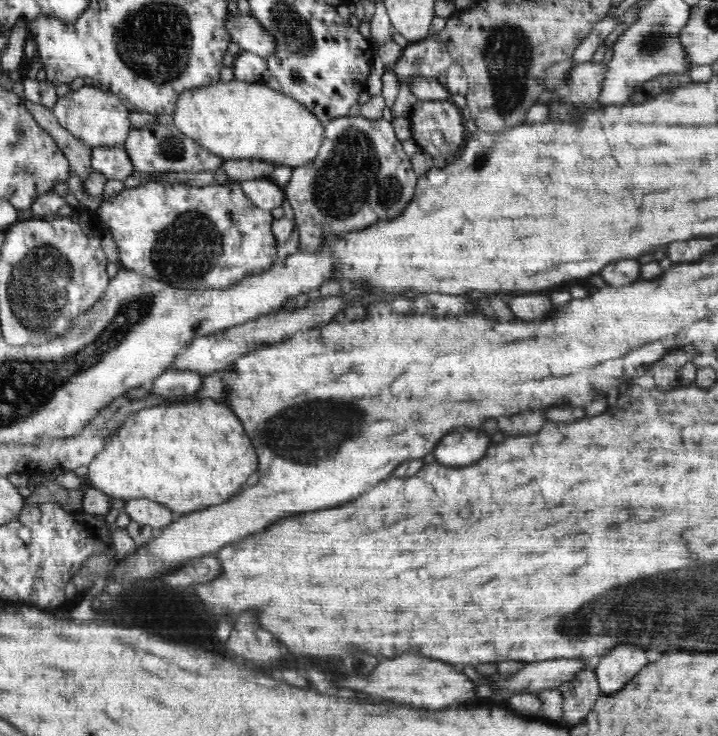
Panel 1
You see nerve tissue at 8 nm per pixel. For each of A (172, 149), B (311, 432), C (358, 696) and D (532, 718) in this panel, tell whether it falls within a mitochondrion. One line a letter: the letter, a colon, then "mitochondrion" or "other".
A: mitochondrion
B: mitochondrion
C: other
D: other

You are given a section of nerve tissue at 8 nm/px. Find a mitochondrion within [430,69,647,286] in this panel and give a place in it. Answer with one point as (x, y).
(486, 157)

